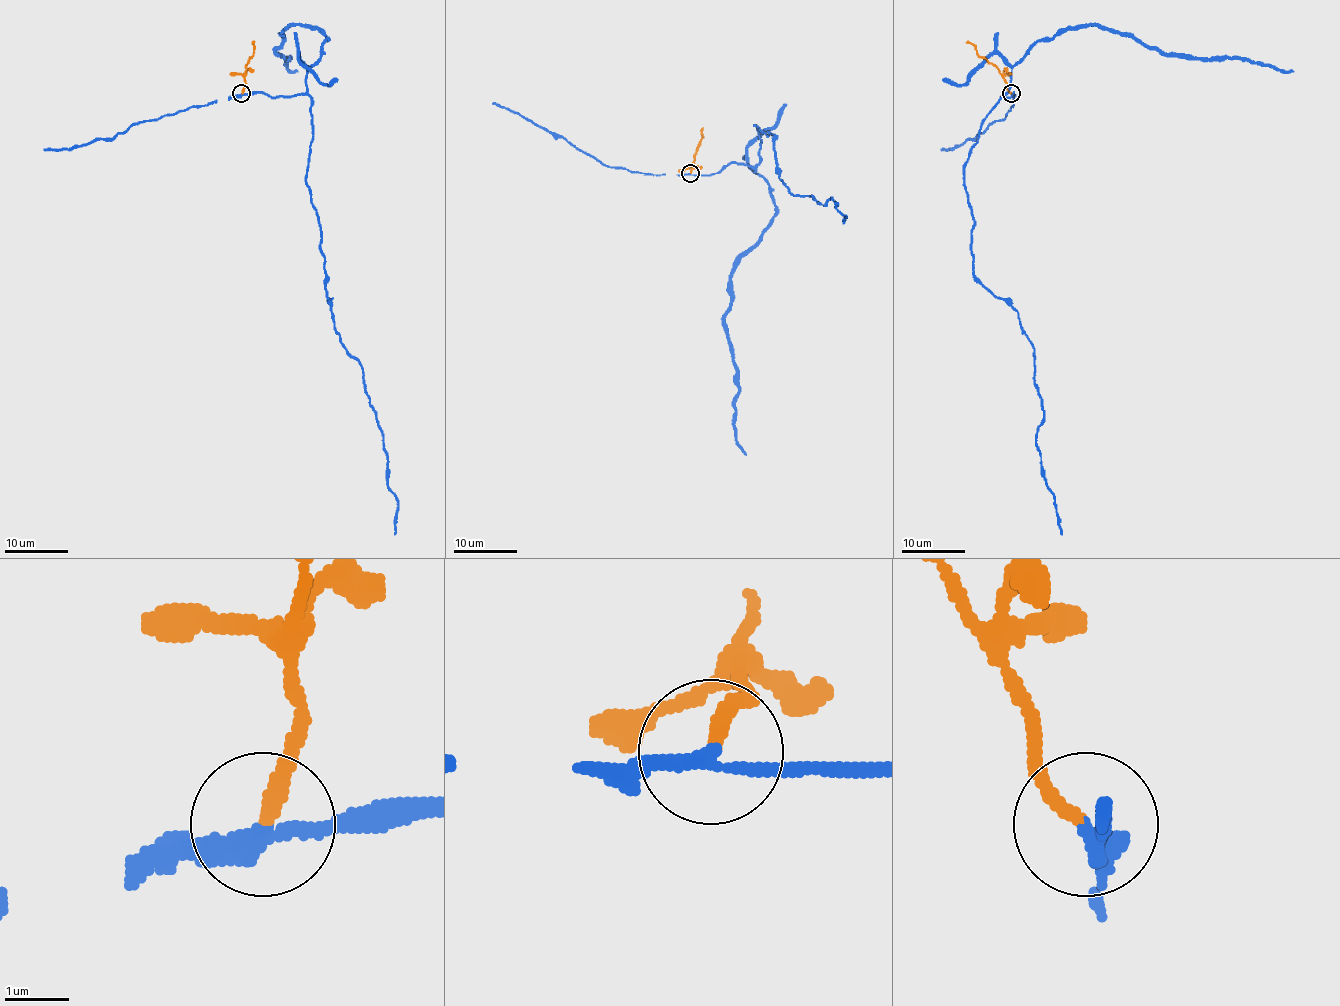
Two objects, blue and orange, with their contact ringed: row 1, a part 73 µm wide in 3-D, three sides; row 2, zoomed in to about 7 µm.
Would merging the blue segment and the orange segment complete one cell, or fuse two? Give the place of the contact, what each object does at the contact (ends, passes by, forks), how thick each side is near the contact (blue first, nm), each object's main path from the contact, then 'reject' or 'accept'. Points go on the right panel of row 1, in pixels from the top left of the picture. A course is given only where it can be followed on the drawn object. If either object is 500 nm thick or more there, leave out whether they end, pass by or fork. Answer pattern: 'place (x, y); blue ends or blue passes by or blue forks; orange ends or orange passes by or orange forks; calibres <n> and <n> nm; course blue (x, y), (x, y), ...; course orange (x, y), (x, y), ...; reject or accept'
place (1011, 93); blue passes by; orange ends; calibres 240 and 200 nm; course blue (1011, 93), (981, 126), (965, 164), (973, 273), (1016, 310), (1033, 348), (1043, 422), (1036, 446), (1061, 534); course orange (1011, 93), (1003, 76), (972, 44), (965, 43); reject

